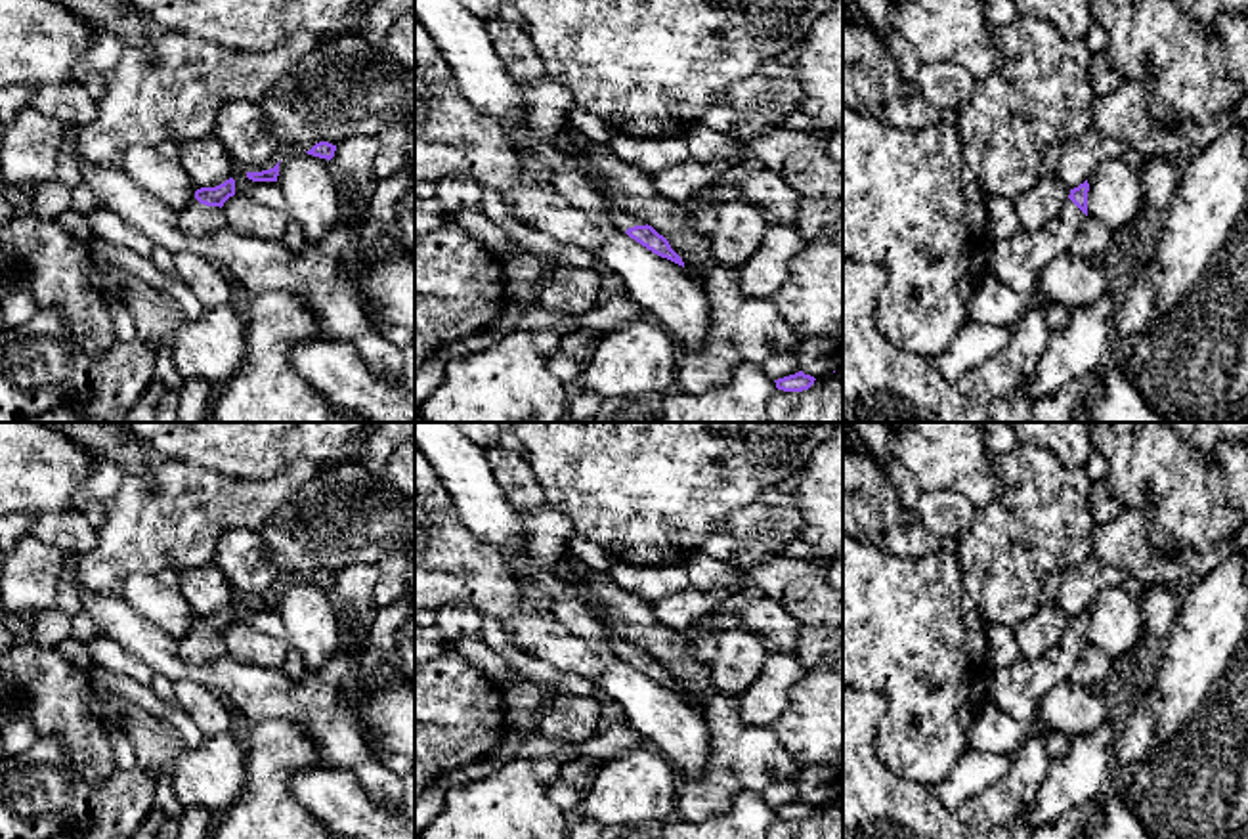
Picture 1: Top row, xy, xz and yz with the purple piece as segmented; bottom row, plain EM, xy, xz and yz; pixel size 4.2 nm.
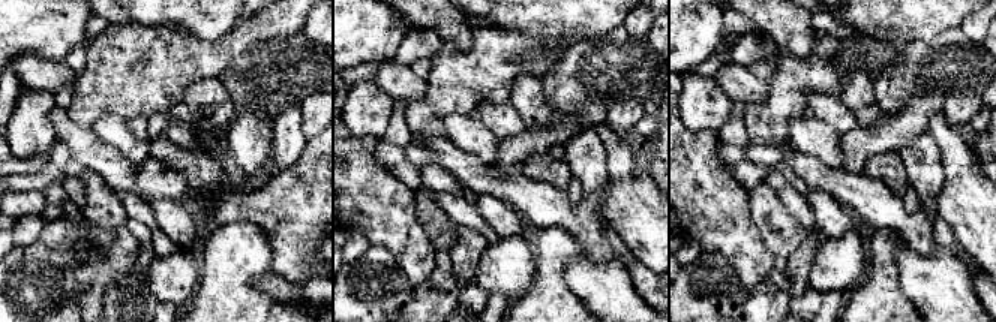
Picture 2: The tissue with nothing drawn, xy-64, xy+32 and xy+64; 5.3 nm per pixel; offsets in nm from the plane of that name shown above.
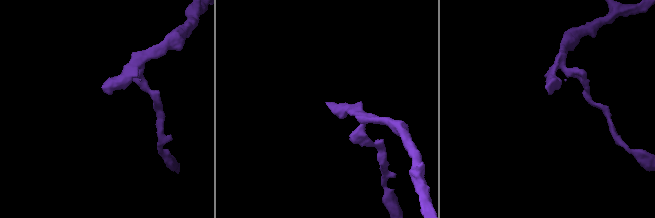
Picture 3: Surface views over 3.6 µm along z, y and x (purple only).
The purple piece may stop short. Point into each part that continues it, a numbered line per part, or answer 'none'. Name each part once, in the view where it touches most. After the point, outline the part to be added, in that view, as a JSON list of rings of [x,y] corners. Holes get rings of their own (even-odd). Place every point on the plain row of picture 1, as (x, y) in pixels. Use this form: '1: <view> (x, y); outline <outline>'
1: xy (197, 648); outline [[[193,627],[178,640],[180,657],[191,665],[206,667],[226,654],[220,635],[206,635]]]

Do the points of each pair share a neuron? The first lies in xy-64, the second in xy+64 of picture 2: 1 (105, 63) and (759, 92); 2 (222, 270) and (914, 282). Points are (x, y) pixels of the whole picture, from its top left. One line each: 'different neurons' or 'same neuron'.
1: different neurons
2: different neurons

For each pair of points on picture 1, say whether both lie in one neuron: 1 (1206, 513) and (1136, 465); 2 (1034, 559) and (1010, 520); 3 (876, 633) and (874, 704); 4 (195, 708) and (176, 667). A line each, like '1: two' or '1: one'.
1: one
2: one
3: two
4: two

